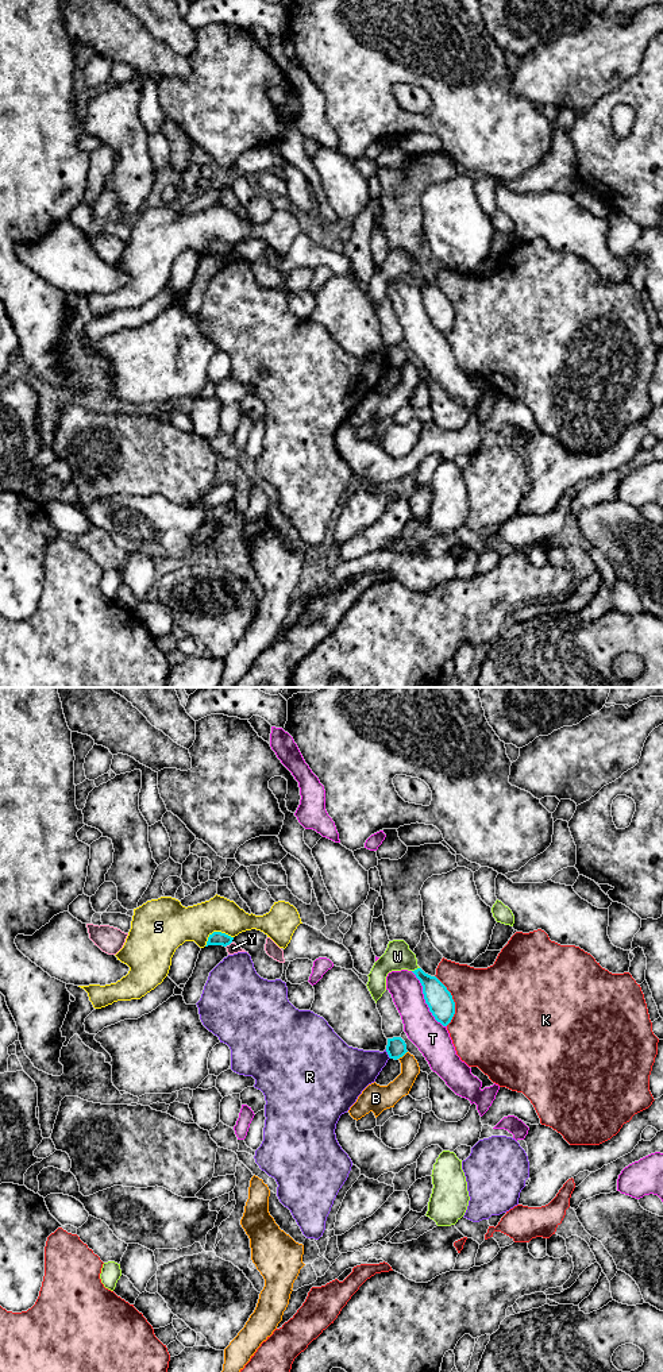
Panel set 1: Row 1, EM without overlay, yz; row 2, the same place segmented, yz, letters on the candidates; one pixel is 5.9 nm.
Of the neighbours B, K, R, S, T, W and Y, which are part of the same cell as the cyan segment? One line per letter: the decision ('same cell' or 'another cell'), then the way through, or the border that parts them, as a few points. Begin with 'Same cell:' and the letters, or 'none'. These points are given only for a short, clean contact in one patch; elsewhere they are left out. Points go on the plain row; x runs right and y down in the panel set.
Same cell: none
B: another cell
K: another cell
R: another cell
S: another cell
T: another cell
W: another cell
Y: another cell | along yz (231, 250), (226, 255)

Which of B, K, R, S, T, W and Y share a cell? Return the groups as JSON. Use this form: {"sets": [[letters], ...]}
{"sets": [["B"], ["K"], ["R"], ["S"], ["T"], ["W"], ["Y"]]}

